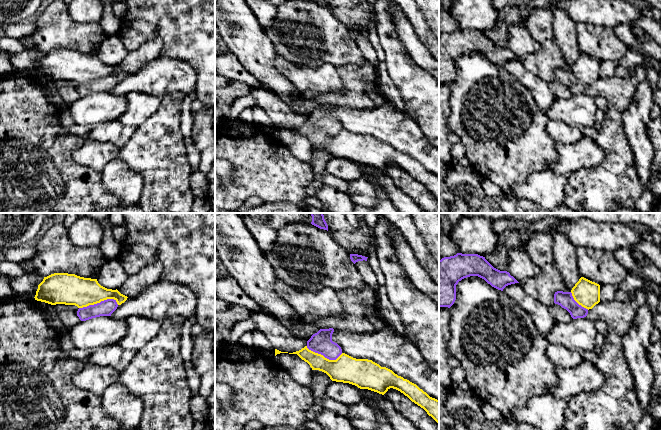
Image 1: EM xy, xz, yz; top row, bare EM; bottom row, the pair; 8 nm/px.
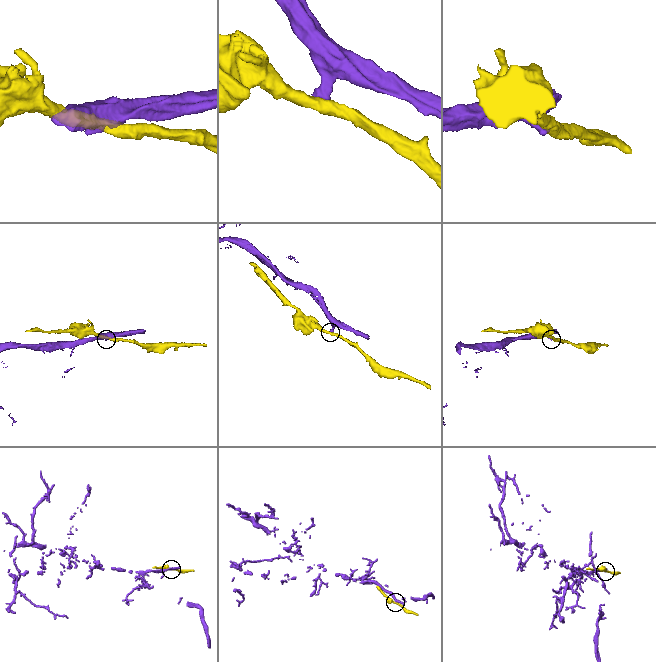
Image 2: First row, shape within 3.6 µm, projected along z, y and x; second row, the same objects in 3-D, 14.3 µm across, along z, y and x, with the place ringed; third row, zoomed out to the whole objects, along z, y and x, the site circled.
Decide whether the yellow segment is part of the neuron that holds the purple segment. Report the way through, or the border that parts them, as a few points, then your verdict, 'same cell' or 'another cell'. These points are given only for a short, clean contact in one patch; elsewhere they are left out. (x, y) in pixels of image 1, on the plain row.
along xy (118, 80), (113, 75), (104, 75), (79, 84) | another cell

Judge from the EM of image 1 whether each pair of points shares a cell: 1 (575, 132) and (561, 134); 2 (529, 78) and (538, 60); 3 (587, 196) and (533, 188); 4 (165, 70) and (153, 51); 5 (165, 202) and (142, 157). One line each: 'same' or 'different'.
1: same
2: different
3: different
4: different
5: same

